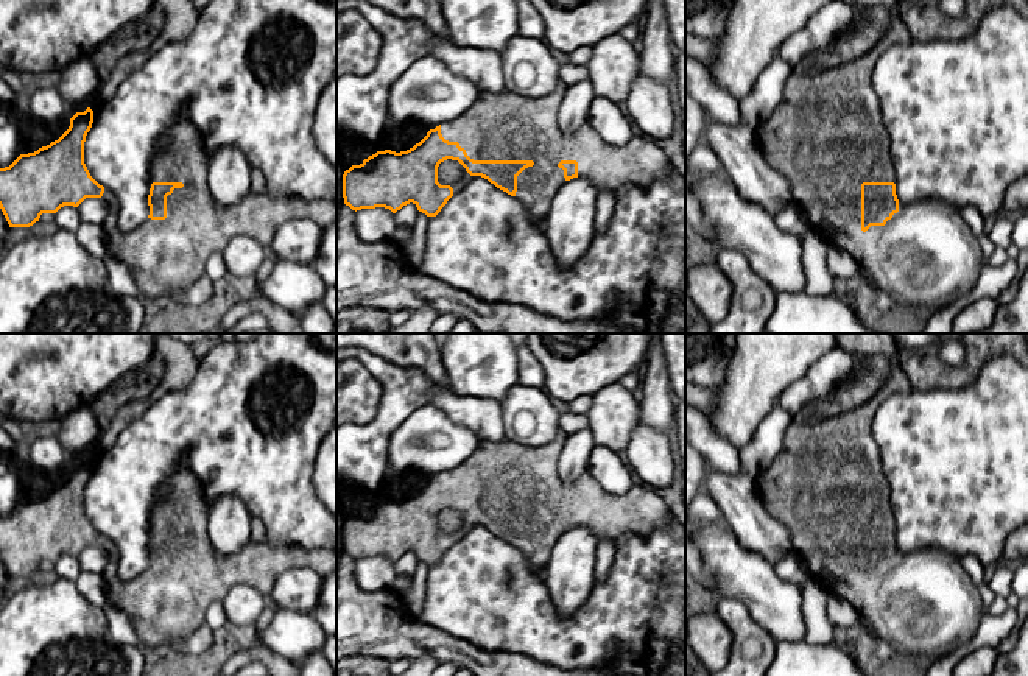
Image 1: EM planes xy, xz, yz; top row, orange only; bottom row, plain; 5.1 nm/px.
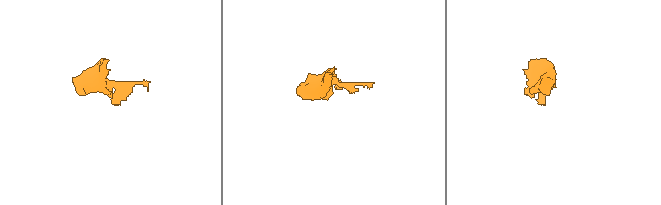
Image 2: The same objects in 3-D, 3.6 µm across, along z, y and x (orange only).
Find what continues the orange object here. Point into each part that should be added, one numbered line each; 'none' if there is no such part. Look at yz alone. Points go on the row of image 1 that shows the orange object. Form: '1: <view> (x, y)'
1: yz (826, 136)

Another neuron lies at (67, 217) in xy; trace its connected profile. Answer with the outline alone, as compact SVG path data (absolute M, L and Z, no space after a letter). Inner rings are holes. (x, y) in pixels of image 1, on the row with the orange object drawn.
M73 206L61 207L55 215L55 223L59 229L75 232L81 223L78 209Z

